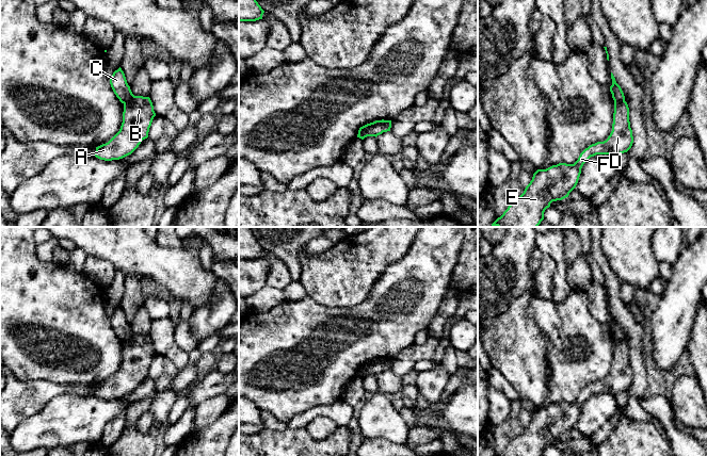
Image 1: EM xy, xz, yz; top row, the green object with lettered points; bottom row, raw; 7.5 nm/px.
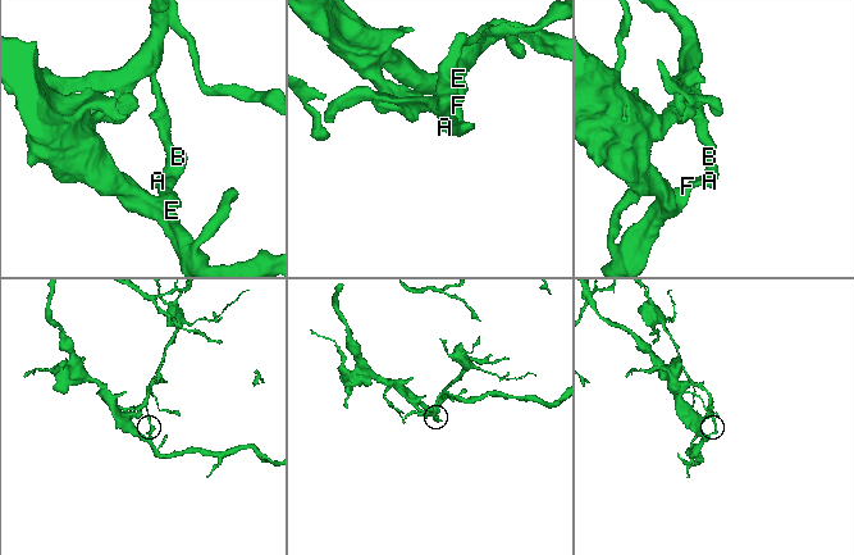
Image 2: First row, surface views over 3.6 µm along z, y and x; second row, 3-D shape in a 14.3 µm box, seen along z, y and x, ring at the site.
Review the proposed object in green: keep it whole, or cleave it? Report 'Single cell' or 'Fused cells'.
Fused cells

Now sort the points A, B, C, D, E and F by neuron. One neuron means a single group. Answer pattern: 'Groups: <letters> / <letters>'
Groups: A B D E F / C

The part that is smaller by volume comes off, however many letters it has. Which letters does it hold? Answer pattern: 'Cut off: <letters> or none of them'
Cut off: C

